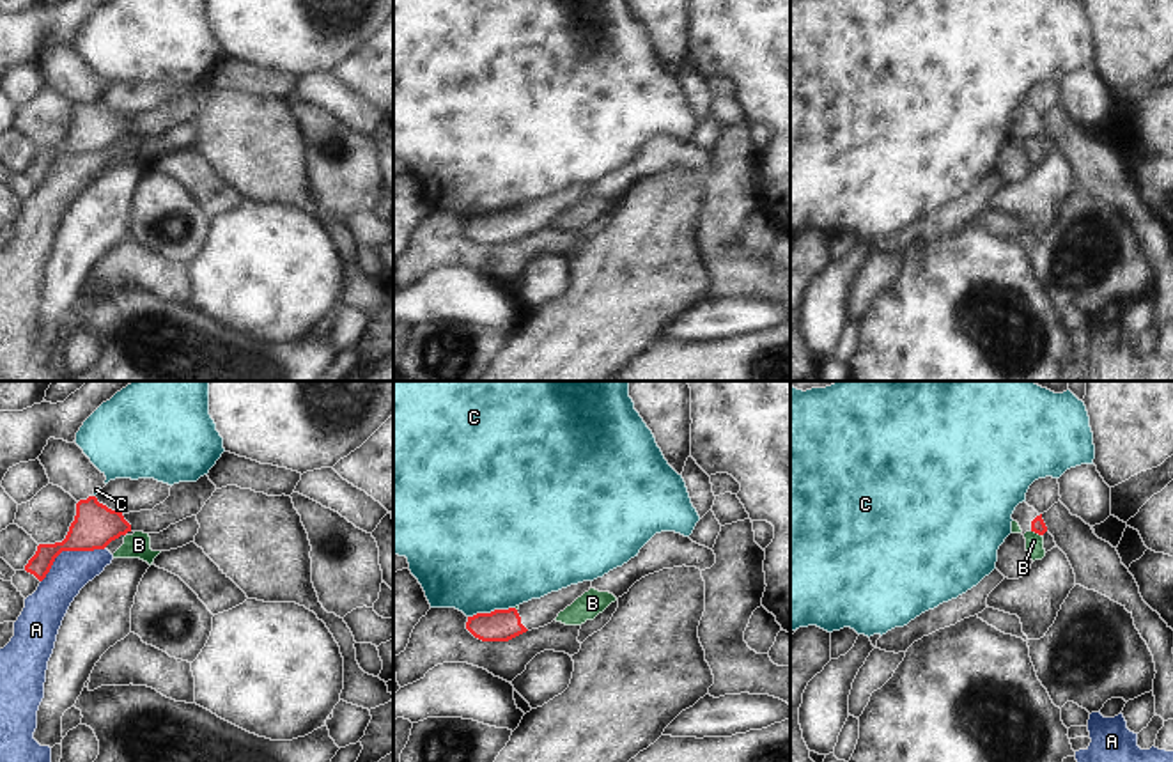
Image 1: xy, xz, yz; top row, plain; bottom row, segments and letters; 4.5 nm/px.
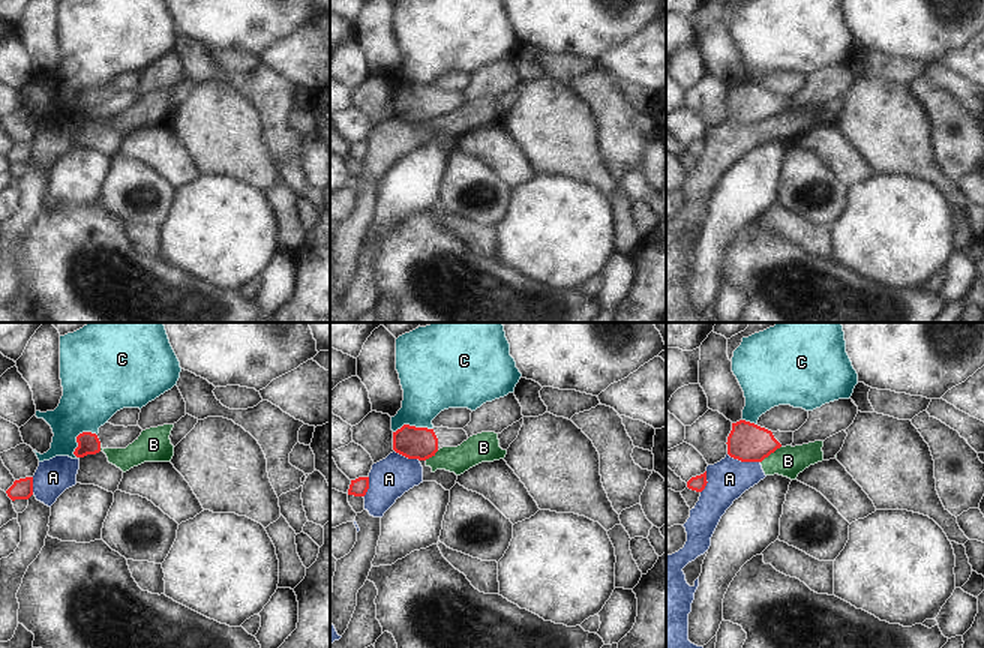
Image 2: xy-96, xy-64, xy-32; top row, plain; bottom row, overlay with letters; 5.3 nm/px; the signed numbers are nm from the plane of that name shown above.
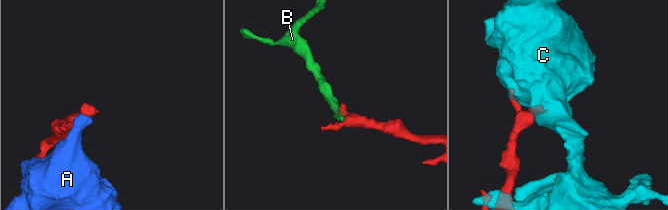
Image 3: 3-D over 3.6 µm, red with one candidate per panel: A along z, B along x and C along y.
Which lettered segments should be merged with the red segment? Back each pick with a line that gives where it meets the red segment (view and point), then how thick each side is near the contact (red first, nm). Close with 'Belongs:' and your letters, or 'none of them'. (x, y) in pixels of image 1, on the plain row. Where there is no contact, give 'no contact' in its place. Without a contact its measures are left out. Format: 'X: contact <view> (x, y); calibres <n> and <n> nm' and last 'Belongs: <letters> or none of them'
Belongs: none of them

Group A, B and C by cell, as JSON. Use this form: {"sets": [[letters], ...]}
{"sets": [["A", "B"], ["C"]]}

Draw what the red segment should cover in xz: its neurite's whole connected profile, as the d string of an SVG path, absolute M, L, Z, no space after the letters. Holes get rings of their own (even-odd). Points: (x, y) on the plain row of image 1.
M592 184L571 188L540 202L532 202L519 211L494 213L468 220L466 232L482 245L509 245L526 234L551 227L560 214L588 195Z

